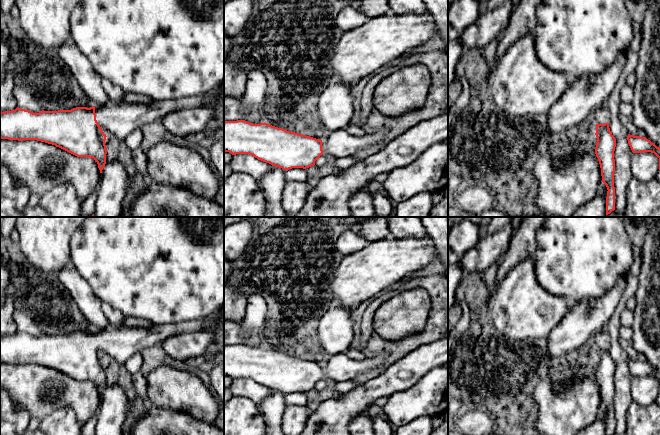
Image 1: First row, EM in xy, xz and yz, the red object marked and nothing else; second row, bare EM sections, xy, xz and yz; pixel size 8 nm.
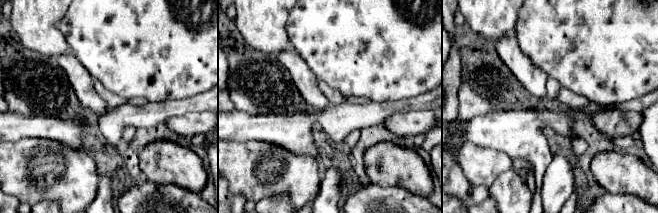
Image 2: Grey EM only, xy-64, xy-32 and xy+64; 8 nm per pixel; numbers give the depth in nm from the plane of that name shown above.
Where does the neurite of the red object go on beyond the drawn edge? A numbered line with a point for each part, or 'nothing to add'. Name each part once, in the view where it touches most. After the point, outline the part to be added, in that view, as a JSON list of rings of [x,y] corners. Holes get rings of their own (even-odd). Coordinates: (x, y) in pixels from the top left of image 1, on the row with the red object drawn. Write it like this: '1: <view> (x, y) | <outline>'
1: xy (117, 119) | [[[217,87],[200,96],[152,100],[148,104],[109,101],[102,107],[95,107],[95,114],[102,131],[123,143],[135,129],[152,122],[161,122],[170,112],[203,106],[212,107],[220,98],[224,100],[224,88]]]

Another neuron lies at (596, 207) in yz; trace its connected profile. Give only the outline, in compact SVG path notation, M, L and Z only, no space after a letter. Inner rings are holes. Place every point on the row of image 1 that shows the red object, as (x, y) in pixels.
M602 182L596 196L575 210L572 217L606 217L607 187Z

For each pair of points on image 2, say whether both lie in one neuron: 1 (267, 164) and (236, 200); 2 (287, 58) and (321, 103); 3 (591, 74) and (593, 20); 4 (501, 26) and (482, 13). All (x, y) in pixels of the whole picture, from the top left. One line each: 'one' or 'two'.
1: two
2: one
3: one
4: one

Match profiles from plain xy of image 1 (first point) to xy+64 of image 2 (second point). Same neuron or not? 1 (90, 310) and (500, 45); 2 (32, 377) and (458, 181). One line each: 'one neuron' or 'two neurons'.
1: one neuron
2: two neurons

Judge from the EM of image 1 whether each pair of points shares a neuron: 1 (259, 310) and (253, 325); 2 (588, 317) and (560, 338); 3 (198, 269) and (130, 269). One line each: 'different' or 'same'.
1: same
2: same
3: same

